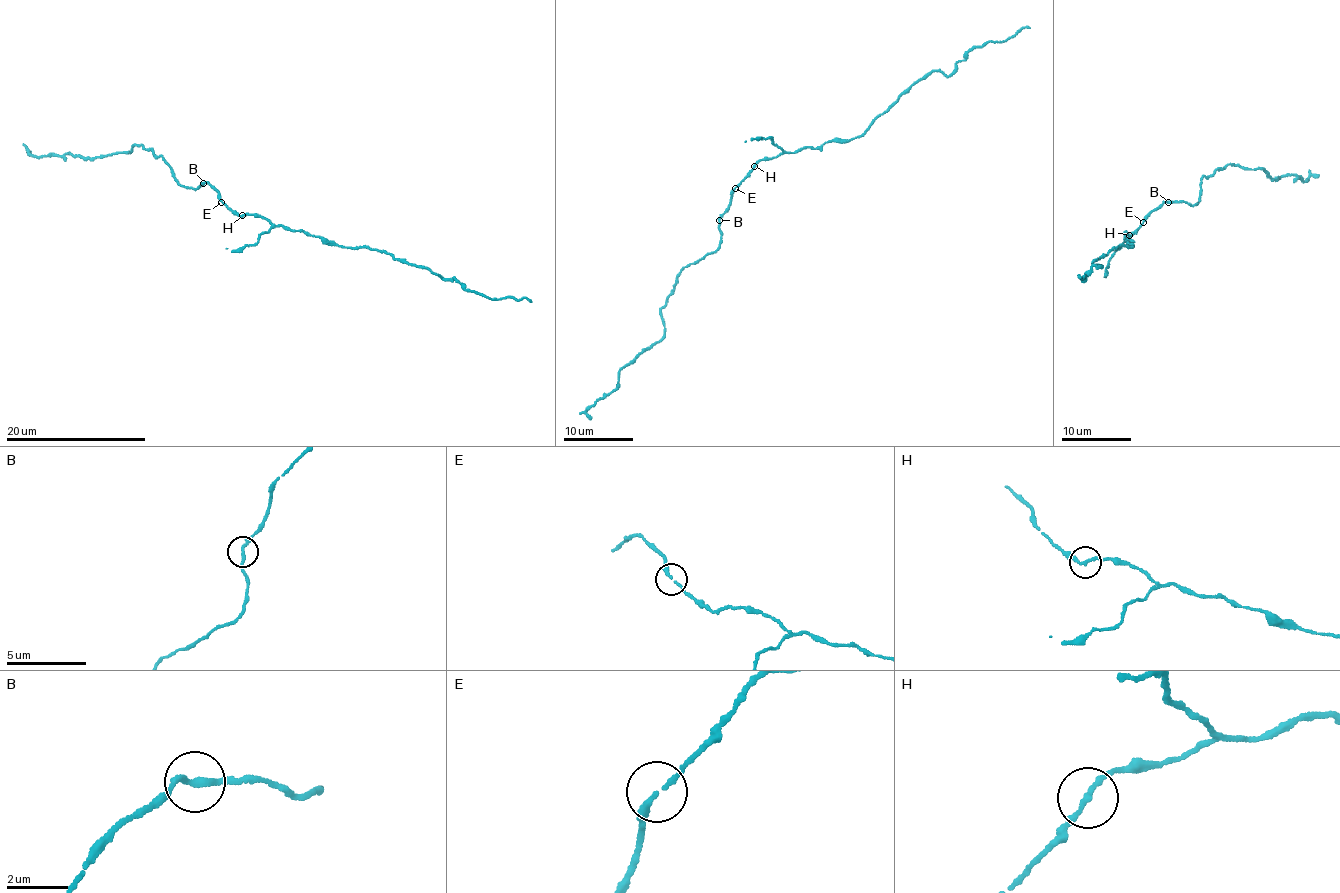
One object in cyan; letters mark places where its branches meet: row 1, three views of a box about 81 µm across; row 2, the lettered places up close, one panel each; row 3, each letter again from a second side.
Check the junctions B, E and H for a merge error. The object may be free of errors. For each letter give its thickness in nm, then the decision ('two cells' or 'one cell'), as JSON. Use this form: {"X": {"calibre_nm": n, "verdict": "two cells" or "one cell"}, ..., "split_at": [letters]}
{"B": {"calibre_nm": 190, "verdict": "one cell"}, "E": {"calibre_nm": 180, "verdict": "one cell"}, "H": {"calibre_nm": 180, "verdict": "one cell"}, "split_at": []}

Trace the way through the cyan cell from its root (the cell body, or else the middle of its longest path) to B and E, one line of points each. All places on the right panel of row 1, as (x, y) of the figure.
B: (1133, 233), (1154, 210), (1168, 202)
E: (1133, 233), (1142, 221)

